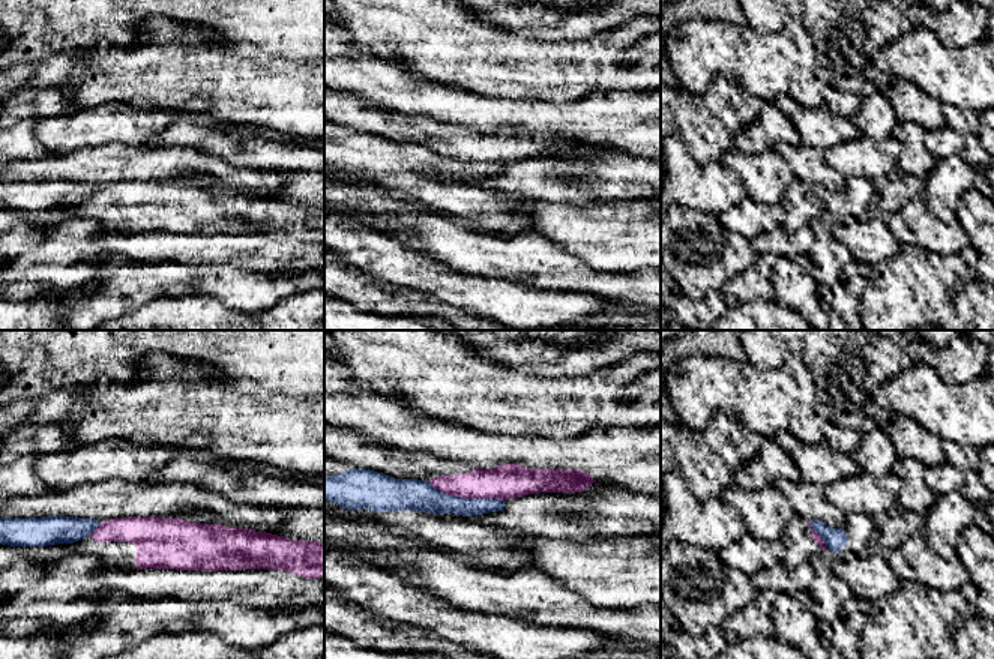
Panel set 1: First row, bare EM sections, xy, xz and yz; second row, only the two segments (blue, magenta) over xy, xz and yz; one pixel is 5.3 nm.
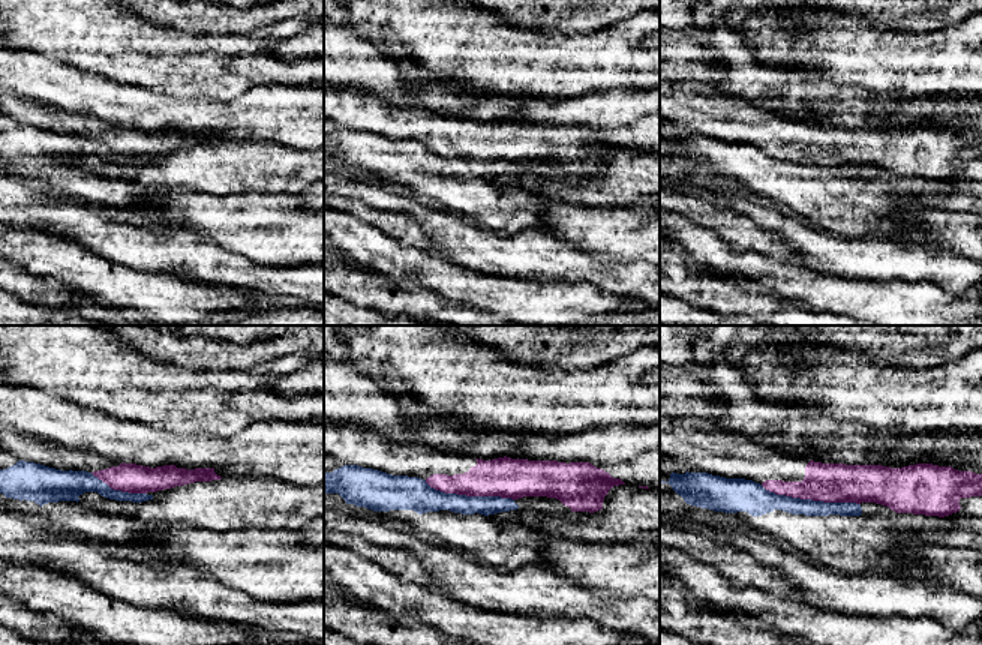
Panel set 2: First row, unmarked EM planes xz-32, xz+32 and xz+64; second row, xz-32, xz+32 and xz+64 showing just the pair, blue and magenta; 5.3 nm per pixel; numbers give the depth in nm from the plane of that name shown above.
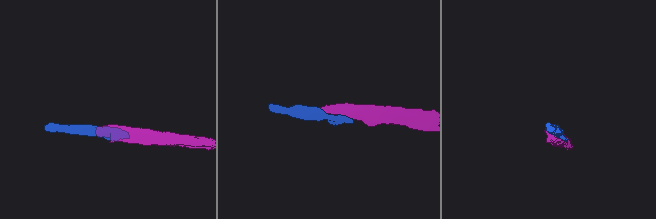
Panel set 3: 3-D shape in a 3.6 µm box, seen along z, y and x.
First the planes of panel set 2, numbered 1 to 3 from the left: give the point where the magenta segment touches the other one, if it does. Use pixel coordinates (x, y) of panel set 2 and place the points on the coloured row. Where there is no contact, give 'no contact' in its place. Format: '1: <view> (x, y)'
1: xz-32 (119, 491)
2: xz+32 (470, 497)
3: xz+64 (810, 500)

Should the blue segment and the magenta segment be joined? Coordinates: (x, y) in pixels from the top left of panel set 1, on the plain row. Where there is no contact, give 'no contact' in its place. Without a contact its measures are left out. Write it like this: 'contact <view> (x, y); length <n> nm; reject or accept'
contact xz (466, 162); length 420 nm; reject

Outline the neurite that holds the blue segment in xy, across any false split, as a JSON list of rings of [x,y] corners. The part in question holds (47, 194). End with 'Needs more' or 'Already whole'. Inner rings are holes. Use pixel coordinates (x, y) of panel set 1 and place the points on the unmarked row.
[[[74,180],[0,182],[0,207],[47,210],[74,207],[95,195],[101,185]]]. Already whole

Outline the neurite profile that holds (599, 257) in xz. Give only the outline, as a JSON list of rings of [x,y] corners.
[[[523,200],[520,215],[526,215],[535,233],[551,239],[562,251],[584,260],[592,269],[661,270],[661,212],[652,210],[646,200],[610,201],[574,206],[545,200]]]

